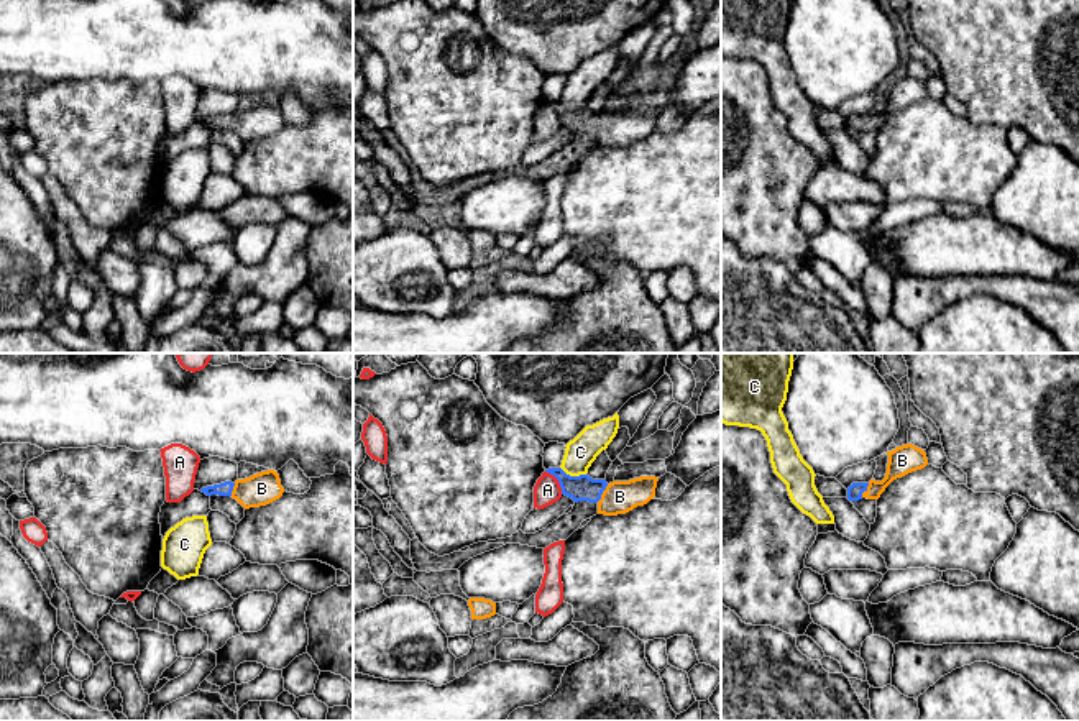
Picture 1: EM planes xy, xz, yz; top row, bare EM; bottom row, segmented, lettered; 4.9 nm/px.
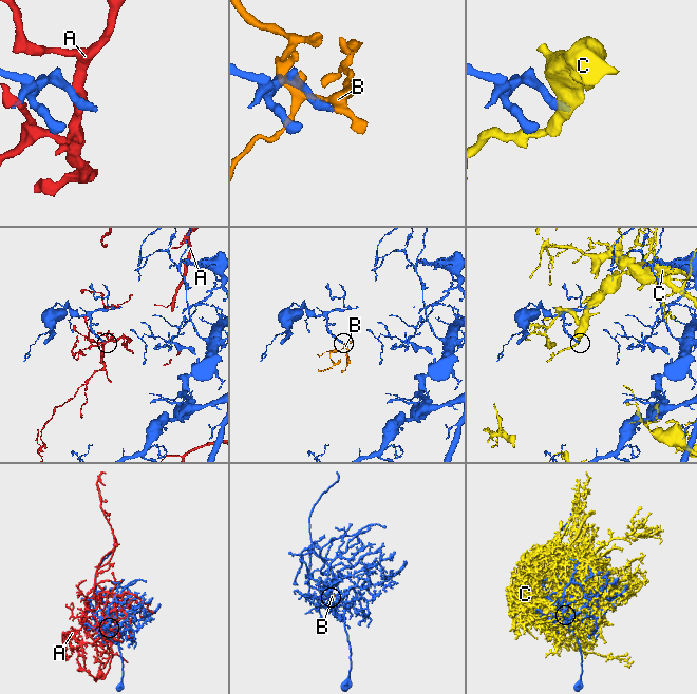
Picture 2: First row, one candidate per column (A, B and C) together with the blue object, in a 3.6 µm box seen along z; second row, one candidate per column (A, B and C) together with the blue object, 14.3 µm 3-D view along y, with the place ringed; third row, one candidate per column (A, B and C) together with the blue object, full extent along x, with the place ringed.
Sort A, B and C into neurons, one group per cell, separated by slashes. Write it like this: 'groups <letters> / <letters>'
groups A / B / C

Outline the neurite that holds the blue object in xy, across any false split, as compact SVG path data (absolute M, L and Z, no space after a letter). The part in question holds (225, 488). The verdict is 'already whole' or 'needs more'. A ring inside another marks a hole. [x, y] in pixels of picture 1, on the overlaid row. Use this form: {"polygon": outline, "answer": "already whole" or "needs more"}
{"polygon": "M268 470L256 473L245 480L236 480L235 483L225 481L220 484L207 486L200 489L207 496L232 496L245 509L266 506L279 499L284 493L278 471Z", "answer": "needs more"}

